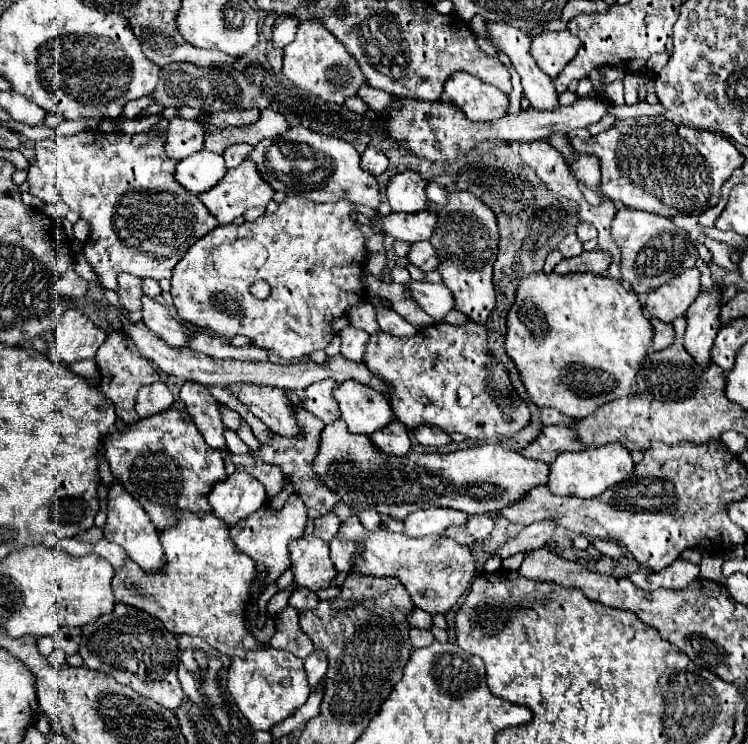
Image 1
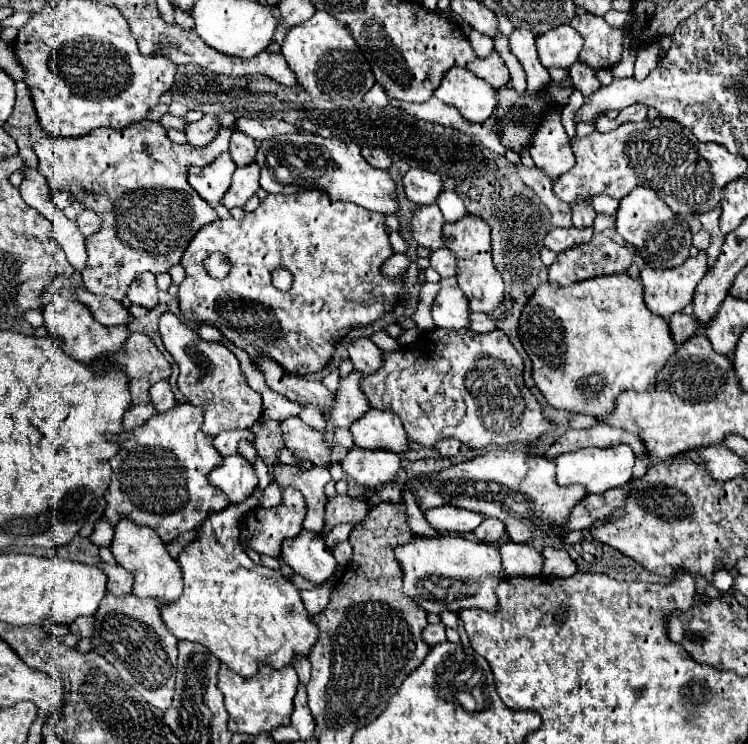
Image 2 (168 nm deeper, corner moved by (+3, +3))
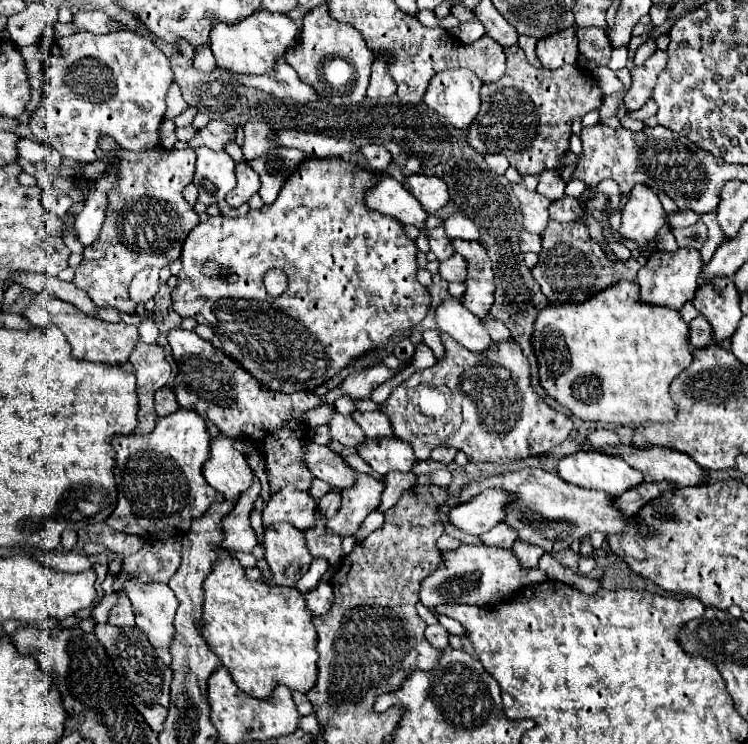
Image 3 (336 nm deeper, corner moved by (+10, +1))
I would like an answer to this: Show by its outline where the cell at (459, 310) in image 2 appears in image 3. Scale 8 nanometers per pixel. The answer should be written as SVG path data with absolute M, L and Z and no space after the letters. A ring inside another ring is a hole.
M446 297L434 309L436 325L452 339L462 343L470 351L486 351L494 341L486 333L482 321L460 303L460 299Z

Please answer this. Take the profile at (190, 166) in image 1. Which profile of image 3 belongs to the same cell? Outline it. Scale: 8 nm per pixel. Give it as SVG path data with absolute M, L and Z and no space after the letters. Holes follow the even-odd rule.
M206 147L196 149L196 155L194 183L198 187L198 201L194 209L202 213L210 205L218 205L236 187L234 159L226 151L210 151Z

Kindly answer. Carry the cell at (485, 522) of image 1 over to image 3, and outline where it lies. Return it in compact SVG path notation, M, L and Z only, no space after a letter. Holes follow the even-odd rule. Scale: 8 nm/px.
M498 523L498 527L492 527L490 531L484 531L480 535L480 541L484 545L496 545L496 547L502 547L502 549L510 549L516 539L518 539L516 531L506 527L506 523Z

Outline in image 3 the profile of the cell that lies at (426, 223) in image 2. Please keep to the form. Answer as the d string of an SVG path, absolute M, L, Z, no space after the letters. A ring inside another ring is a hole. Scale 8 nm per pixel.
M436 227L430 231L428 235L428 243L430 243L430 251L440 259L448 259L454 255L454 249L450 245L450 239L444 235L444 229L442 227Z

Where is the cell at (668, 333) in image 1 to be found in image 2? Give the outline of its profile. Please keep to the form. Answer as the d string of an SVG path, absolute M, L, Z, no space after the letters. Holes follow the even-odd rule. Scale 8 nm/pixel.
M683 313L671 315L669 327L671 327L671 333L673 333L677 345L685 343L685 341L691 339L693 335L697 335L699 329L701 329L701 325L699 325L699 321L697 321L695 315L683 315Z

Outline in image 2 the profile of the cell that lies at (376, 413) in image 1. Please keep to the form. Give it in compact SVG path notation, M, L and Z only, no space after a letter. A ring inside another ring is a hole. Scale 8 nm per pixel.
M371 409L365 417L361 417L361 421L351 425L351 433L355 447L361 449L393 451L397 455L411 451L401 419L393 417L393 413Z

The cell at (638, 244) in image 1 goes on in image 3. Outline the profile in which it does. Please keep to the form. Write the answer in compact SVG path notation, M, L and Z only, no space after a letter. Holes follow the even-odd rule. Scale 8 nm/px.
M636 185L622 209L622 225L618 229L622 239L630 239L642 253L654 255L656 235L668 227L668 211L662 207L658 195L646 185Z

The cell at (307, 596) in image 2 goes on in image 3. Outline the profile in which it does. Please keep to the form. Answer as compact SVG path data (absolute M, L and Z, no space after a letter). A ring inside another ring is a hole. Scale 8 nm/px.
M322 581L316 589L304 593L304 601L312 615L326 615L332 607L332 587L330 583Z

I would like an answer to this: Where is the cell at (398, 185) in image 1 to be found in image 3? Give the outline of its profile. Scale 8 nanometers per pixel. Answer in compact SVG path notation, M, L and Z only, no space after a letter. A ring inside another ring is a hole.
M410 175L406 179L406 187L420 201L426 213L434 213L448 203L448 187L438 177Z

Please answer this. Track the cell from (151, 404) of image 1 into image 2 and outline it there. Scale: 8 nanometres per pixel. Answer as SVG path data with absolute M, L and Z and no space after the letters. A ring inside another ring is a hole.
M161 381L161 383L153 385L153 389L149 393L151 393L151 401L153 401L155 409L161 411L161 413L165 413L165 411L169 411L171 407L177 405L175 395L173 395L173 391L171 391L167 381Z

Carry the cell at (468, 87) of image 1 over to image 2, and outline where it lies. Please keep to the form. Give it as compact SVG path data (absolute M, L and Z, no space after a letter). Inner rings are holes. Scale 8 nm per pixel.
M453 67L445 73L435 97L453 105L469 123L487 121L497 105L495 89L463 67Z

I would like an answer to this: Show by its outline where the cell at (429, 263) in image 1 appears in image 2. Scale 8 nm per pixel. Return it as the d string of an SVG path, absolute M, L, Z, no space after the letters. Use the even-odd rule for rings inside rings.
M437 249L431 255L431 267L441 275L441 277L453 277L457 273L457 259L453 251L449 249Z

